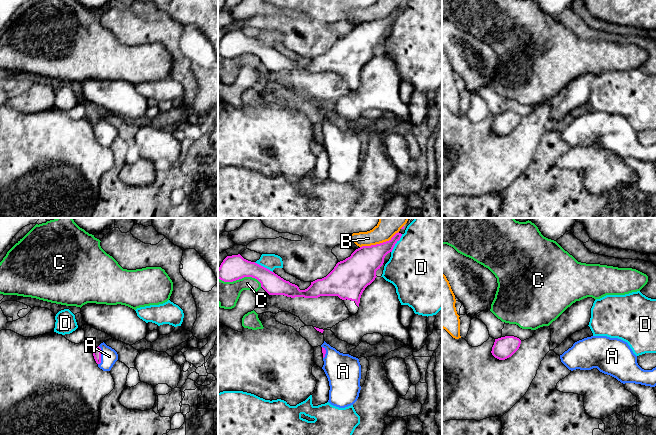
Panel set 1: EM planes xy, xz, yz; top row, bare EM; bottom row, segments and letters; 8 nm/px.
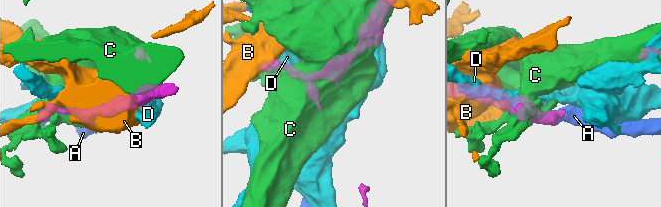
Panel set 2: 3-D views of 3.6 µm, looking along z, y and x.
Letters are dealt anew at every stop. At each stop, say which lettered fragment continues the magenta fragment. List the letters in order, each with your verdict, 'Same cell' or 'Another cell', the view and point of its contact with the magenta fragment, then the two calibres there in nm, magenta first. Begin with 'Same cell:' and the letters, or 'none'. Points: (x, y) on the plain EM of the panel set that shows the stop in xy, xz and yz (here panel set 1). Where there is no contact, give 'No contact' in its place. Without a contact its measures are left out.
Same cell: A
A: Same cell. Touches magenta at xy (100, 131). Thickness 60 nm (magenta) against 140 nm
B: Another cell. Touches magenta at xz (380, 19). Thickness 240 nm (magenta) against 150 nm
C: Another cell. Touches magenta at xz (241, 54). Thickness 200 nm (magenta) against 190 nm
D: Another cell. Touches magenta at xz (396, 18). Thickness 200 nm (magenta) against 480 nm

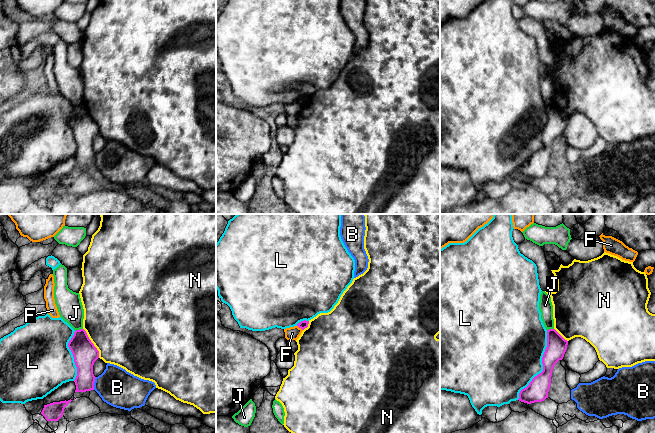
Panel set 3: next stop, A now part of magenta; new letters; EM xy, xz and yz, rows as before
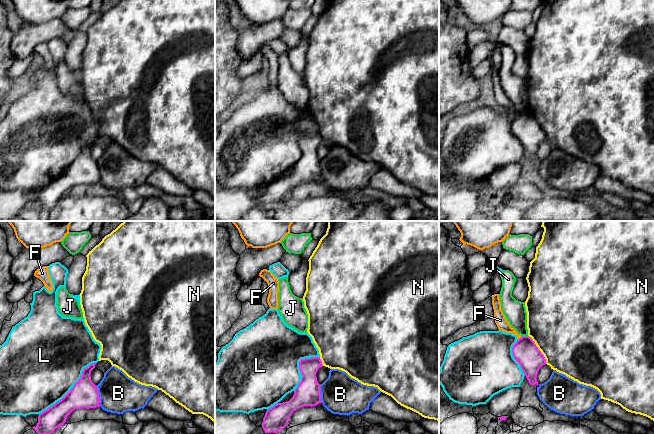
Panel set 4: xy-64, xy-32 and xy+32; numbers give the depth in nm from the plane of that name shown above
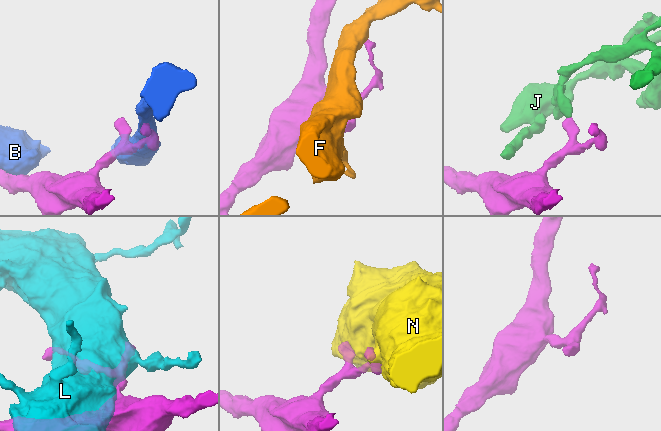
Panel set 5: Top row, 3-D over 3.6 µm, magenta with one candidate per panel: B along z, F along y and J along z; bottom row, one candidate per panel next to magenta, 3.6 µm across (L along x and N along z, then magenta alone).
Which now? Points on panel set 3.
Same cell: none
B: Another cell. Touches magenta at xy (93, 159). Thickness 190 nm (magenta) against 300 nm
F: Another cell. Touches magenta at xz (300, 103). Thickness 60 nm (magenta) against 110 nm
J: Another cell. Touches magenta at xy (78, 106). Thickness 190 nm (magenta) against 200 nm
L: Another cell. Touches magenta at yz (543, 142). Thickness 180 nm (magenta) against 460 nm
N: Another cell. Touches magenta at xy (92, 119). Thickness 190 nm (magenta) against 500 nm

